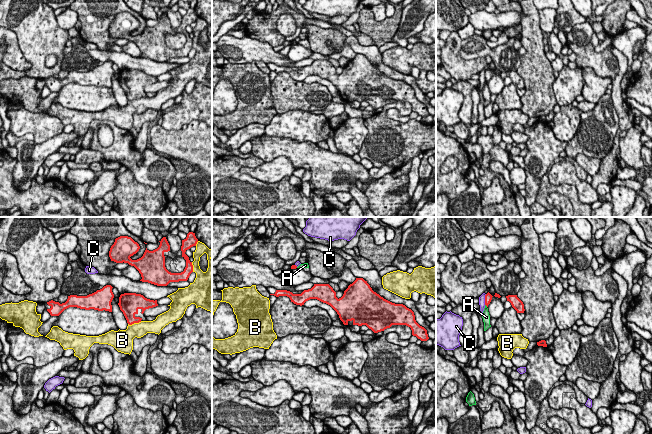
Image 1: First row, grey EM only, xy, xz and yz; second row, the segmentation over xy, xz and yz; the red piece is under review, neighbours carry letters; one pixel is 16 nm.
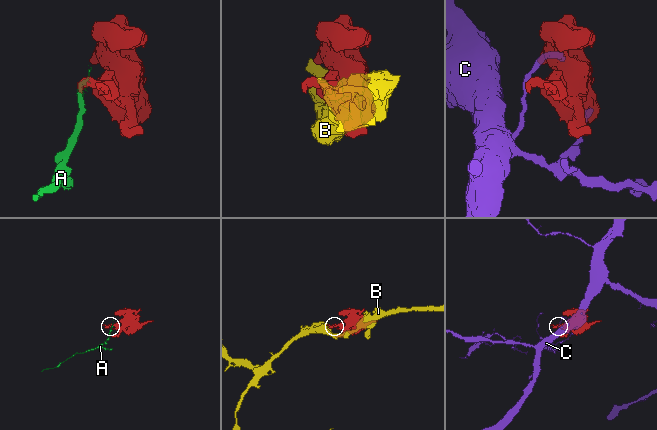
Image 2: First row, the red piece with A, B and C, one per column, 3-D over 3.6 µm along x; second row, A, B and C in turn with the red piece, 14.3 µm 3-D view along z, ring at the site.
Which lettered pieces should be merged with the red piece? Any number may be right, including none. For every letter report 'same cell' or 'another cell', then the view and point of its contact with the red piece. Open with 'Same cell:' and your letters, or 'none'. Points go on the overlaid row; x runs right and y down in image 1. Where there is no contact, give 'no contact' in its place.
Same cell: none
A: another cell; contact yz (486, 305)
B: another cell; contact xy (134, 322)
C: another cell; contact yz (485, 299)

